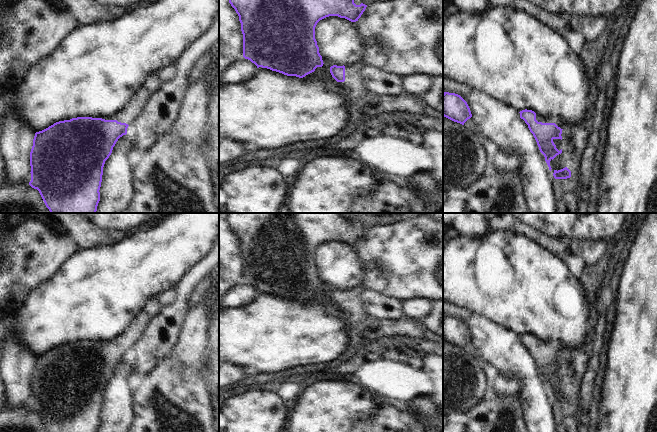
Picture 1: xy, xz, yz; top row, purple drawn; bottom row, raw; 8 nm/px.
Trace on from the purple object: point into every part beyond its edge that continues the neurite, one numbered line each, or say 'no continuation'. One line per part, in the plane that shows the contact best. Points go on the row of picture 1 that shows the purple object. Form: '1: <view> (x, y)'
1: yz (539, 118)

